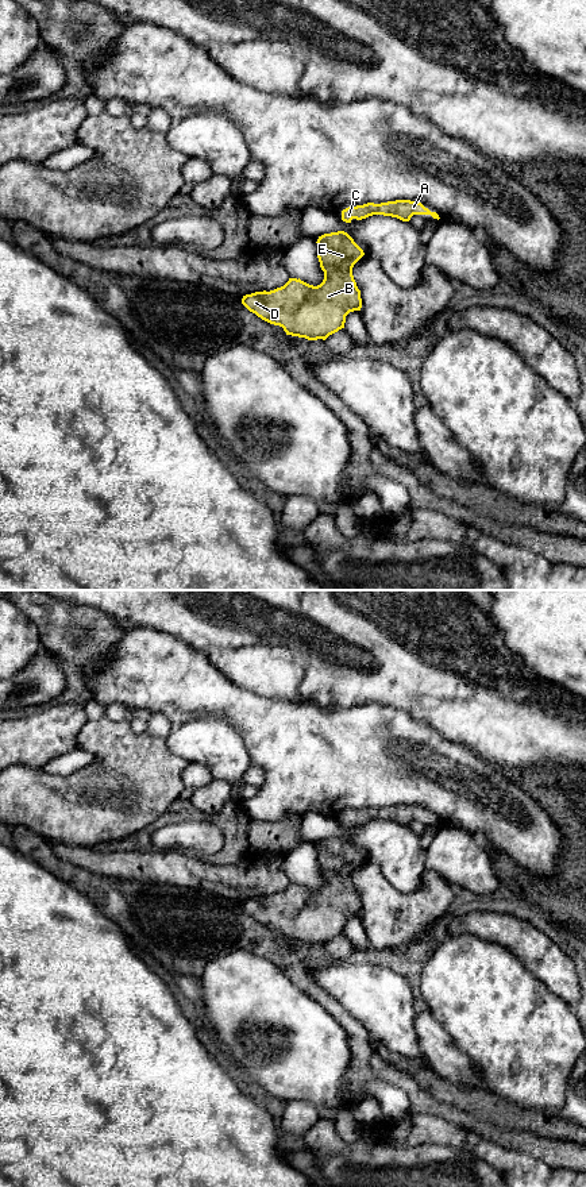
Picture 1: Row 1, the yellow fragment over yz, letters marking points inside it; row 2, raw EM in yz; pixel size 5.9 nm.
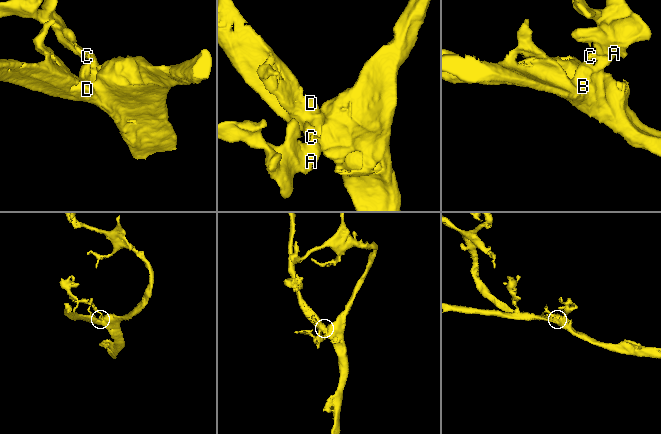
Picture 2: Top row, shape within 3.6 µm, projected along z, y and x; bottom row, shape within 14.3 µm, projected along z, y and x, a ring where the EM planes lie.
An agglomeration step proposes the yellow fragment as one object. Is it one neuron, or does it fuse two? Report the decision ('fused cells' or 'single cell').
single cell

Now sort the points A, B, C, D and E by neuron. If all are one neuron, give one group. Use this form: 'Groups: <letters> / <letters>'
Groups: A B C D E

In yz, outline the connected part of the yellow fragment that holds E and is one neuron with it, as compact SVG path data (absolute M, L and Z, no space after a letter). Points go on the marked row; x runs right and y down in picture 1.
M344 231L324 234L316 243L324 271L320 285L289 278L274 290L243 296L242 304L262 320L282 327L286 335L325 340L344 328L350 312L362 308L352 267L365 253Z

